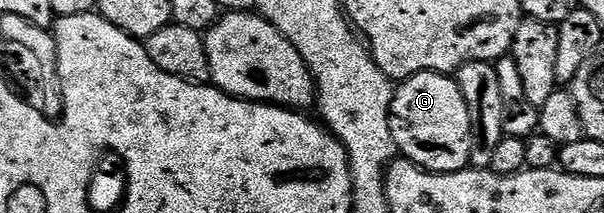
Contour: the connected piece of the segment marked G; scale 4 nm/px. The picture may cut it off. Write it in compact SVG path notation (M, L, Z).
M417 73L415 77L406 78L394 90L390 104L390 126L395 150L405 160L430 173L455 173L470 164L472 123L468 119L468 103L464 103L464 95L453 76L444 73Z

